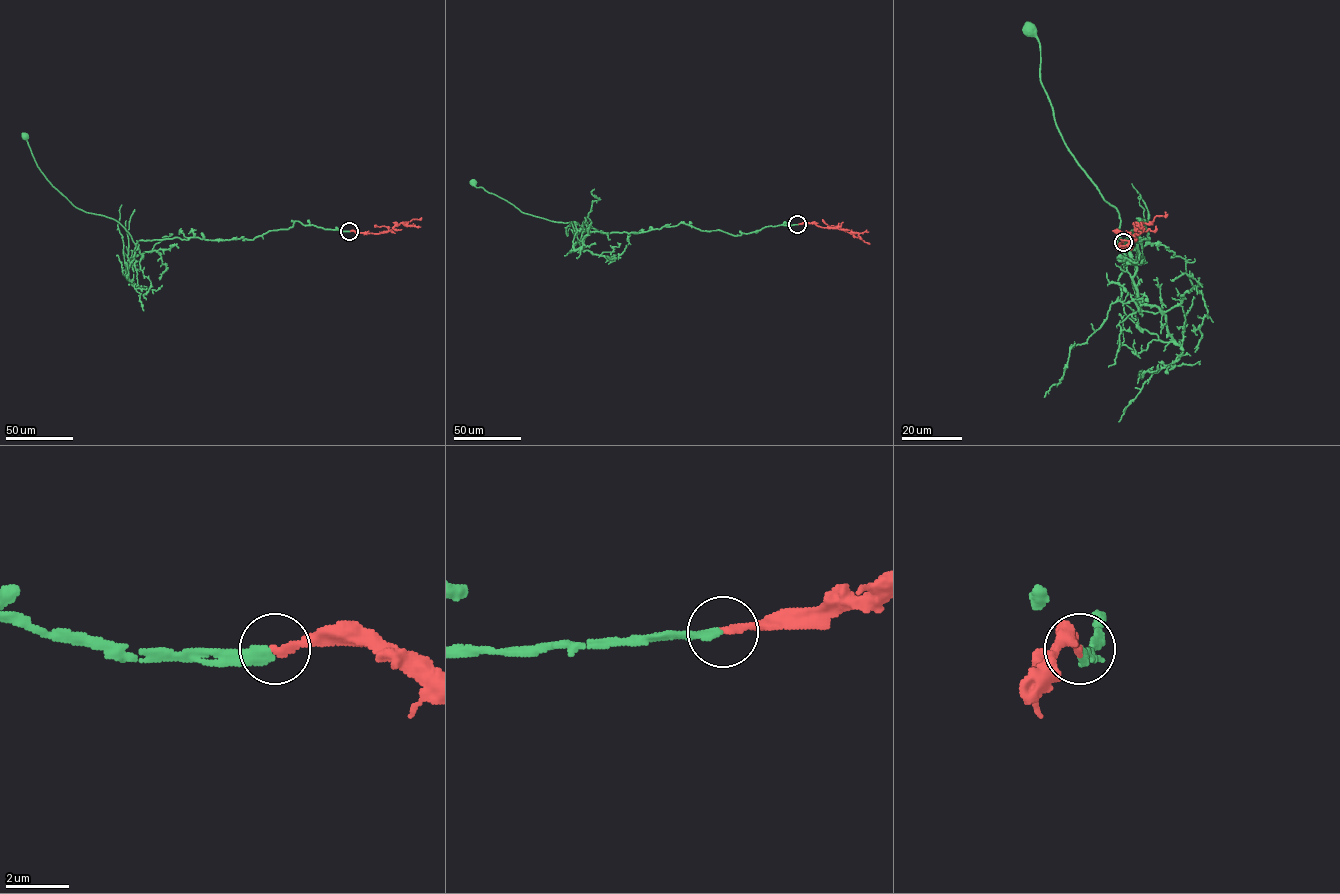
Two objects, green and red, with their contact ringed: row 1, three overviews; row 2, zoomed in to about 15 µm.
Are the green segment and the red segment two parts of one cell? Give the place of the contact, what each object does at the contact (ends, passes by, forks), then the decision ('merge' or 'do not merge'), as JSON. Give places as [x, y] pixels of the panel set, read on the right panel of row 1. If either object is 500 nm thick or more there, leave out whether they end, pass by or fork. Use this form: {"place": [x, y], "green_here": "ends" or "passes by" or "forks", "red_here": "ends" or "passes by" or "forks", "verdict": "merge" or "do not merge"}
{"place": [1123, 242], "green_here": "ends", "red_here": "ends", "verdict": "merge"}

